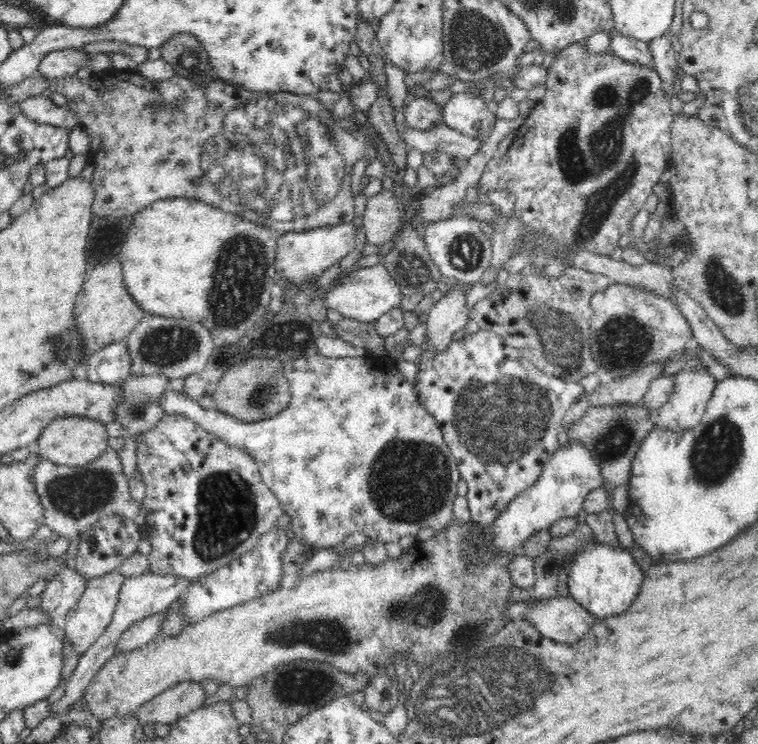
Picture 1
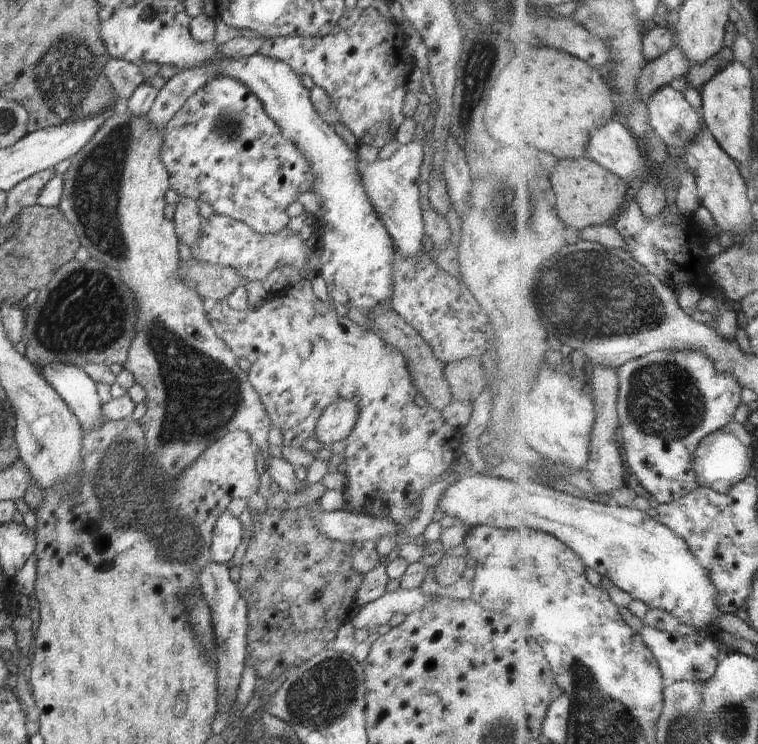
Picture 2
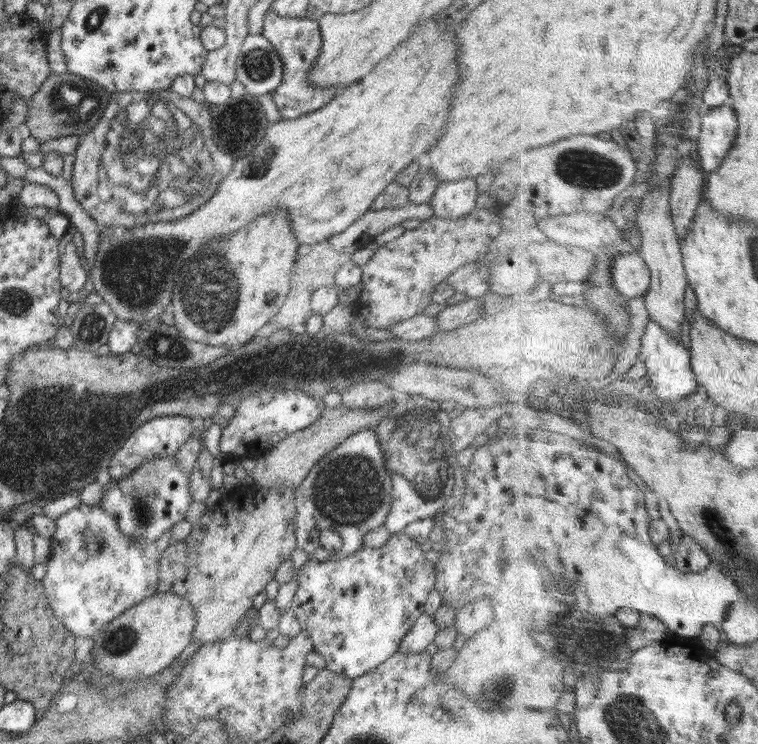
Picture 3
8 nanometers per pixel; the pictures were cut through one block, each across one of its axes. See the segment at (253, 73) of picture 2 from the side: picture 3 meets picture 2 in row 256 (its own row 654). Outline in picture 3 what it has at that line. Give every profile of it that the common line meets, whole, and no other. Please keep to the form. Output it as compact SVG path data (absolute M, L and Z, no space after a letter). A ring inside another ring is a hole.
M404 531L390 533L388 542L376 549L362 546L346 558L327 562L308 561L297 570L298 590L290 608L301 630L310 637L313 650L322 654L326 669L355 679L399 652L402 639L424 613L426 600L435 586L434 564L425 558L421 548L421 542Z

